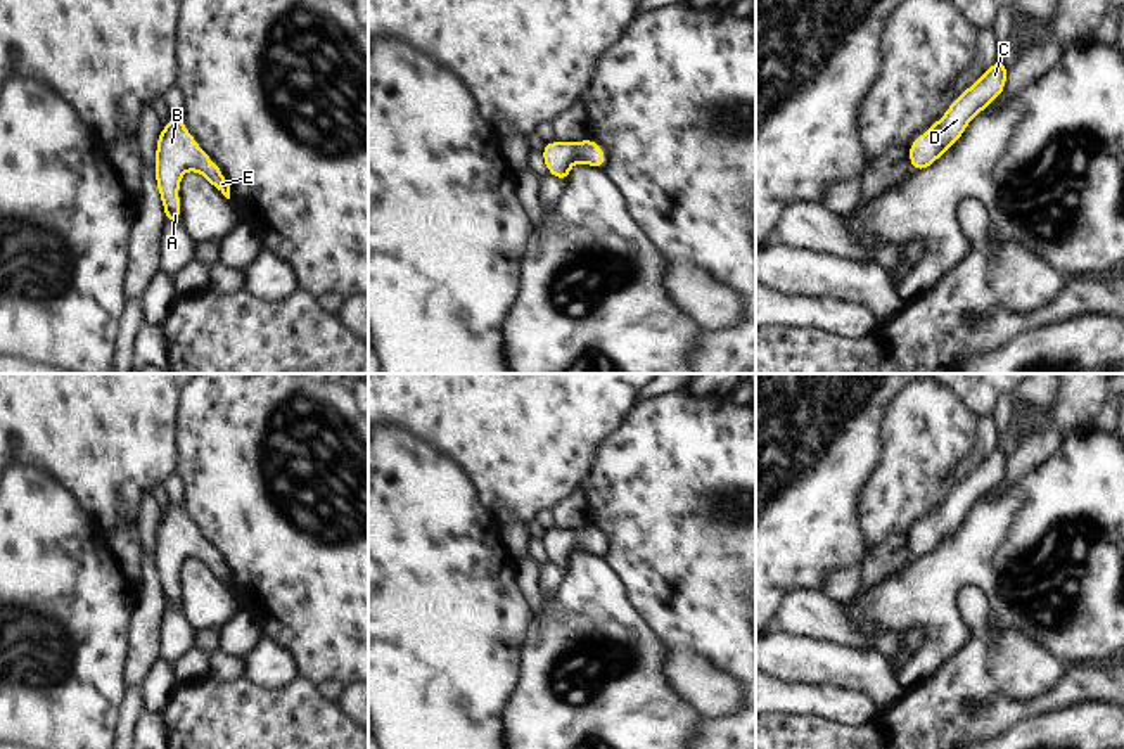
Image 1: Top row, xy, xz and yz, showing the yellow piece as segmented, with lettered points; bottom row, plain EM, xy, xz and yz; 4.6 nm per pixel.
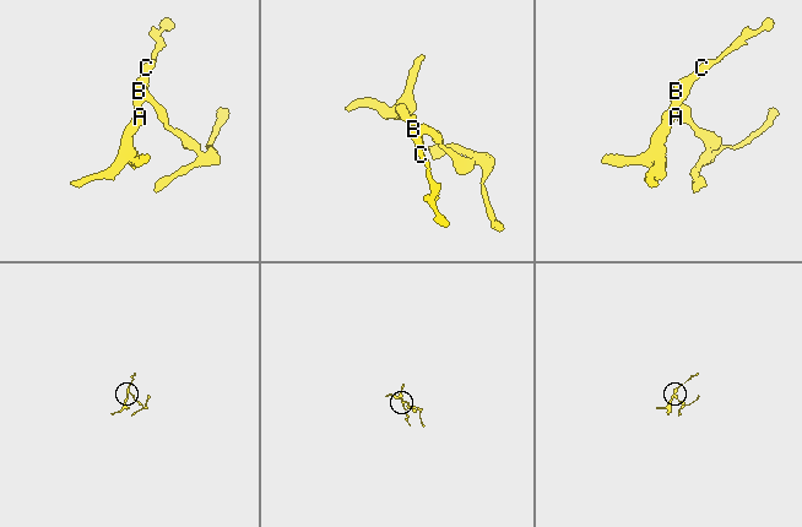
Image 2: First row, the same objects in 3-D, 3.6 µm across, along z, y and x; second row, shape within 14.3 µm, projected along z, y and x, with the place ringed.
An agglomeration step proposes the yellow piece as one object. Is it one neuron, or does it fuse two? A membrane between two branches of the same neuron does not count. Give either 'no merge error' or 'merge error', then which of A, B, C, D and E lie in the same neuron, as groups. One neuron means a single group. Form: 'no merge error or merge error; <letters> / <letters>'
no merge error; A B C D E

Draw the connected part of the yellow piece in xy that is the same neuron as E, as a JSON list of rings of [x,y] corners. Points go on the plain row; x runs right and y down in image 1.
[[[168,505],[156,533],[154,566],[164,595],[164,609],[182,609],[180,567],[187,559],[197,559],[218,579],[230,586],[230,571],[220,554],[202,538],[182,505]]]

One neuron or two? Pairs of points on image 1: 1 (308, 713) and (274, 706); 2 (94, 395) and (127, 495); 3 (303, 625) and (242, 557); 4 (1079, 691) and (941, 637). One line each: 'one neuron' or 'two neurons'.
1: one neuron
2: one neuron
3: one neuron
4: two neurons

